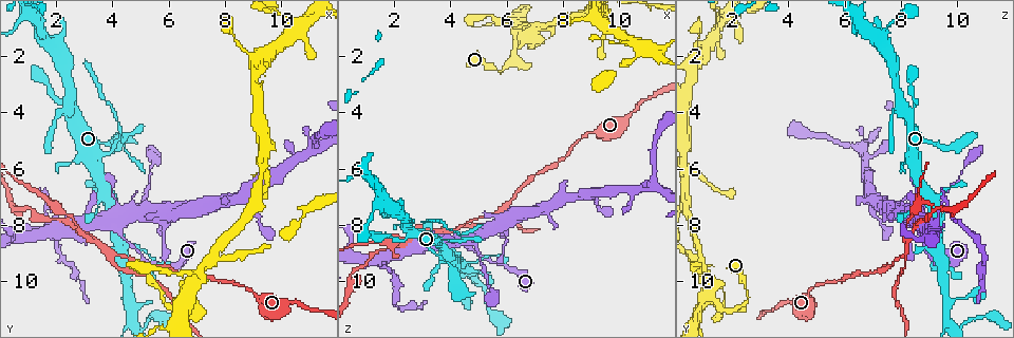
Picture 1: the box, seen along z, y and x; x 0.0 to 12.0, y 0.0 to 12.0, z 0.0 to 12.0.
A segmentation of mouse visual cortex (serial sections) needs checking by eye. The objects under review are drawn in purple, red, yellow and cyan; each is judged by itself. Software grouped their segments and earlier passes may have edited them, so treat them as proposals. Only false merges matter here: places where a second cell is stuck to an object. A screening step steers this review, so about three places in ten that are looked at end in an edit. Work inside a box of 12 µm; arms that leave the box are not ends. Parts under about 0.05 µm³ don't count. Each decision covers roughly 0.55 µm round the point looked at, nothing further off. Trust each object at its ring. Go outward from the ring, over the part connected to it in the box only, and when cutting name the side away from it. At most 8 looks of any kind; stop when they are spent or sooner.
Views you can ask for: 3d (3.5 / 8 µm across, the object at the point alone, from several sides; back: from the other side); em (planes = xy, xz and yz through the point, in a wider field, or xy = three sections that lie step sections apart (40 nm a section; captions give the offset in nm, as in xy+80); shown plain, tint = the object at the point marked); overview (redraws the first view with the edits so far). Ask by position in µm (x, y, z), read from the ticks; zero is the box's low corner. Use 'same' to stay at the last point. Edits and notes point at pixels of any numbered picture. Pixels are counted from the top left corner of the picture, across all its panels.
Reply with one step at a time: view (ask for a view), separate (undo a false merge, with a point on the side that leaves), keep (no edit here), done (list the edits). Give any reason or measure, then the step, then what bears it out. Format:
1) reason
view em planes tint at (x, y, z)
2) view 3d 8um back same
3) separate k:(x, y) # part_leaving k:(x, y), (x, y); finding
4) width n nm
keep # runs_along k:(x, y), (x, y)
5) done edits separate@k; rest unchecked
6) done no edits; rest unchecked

abrupt turn
view 3d 3.5um back at (4.3, 4.9, 8.4)

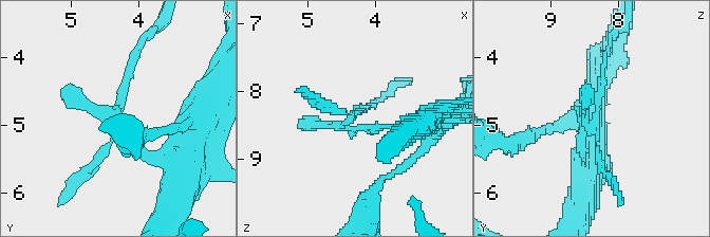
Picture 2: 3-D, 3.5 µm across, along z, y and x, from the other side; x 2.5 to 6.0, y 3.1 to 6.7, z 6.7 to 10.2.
shape alone is not enough
view em planes plain at (4.40, 4.95, 8.50)

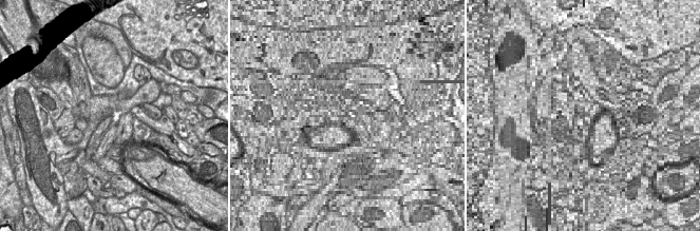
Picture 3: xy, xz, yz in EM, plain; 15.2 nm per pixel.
view em planes tint same

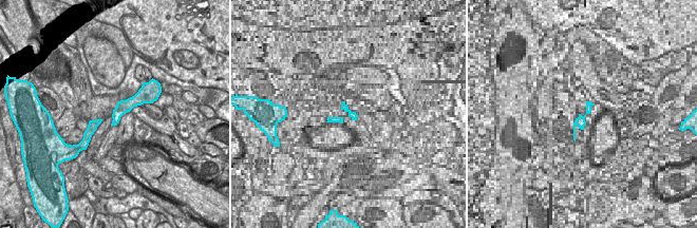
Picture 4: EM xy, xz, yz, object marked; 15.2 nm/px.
separate 2:(101, 156) # part_leaving 2:(346, 122), (355, 111), (384, 95); a second cell is stuck on

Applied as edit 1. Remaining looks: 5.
view overview

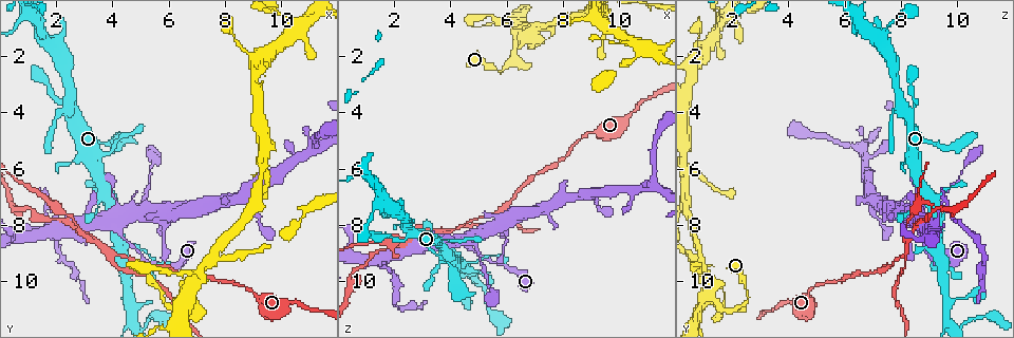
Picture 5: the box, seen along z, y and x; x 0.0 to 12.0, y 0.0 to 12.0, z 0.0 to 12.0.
sharp bend
view 3d 3.5um at (1.7, 7.3, 9.5)

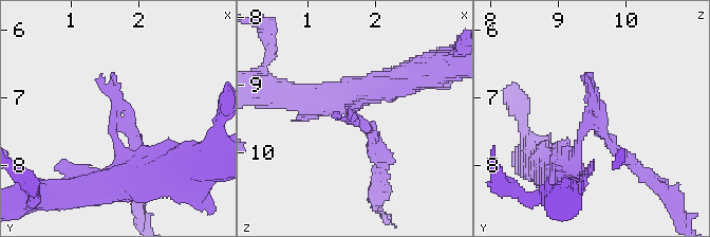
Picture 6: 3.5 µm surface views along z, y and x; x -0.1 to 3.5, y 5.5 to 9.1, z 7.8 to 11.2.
view em xy step 5 tint at (1.70, 7.30, 9.50)

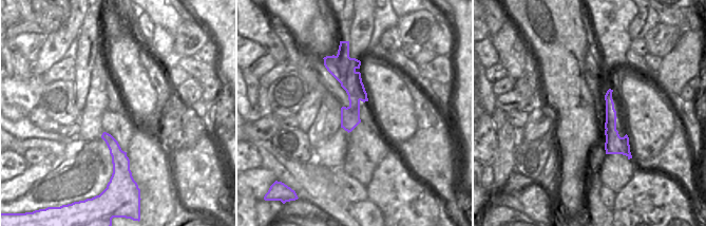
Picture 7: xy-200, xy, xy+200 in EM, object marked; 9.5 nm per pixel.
separate 6:(596, 96) # part_leaving 6:(583, 129), (592, 120), (651, 178); two cells meet here

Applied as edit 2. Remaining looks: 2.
done edits separate@2, separate@6; rest unchecked

